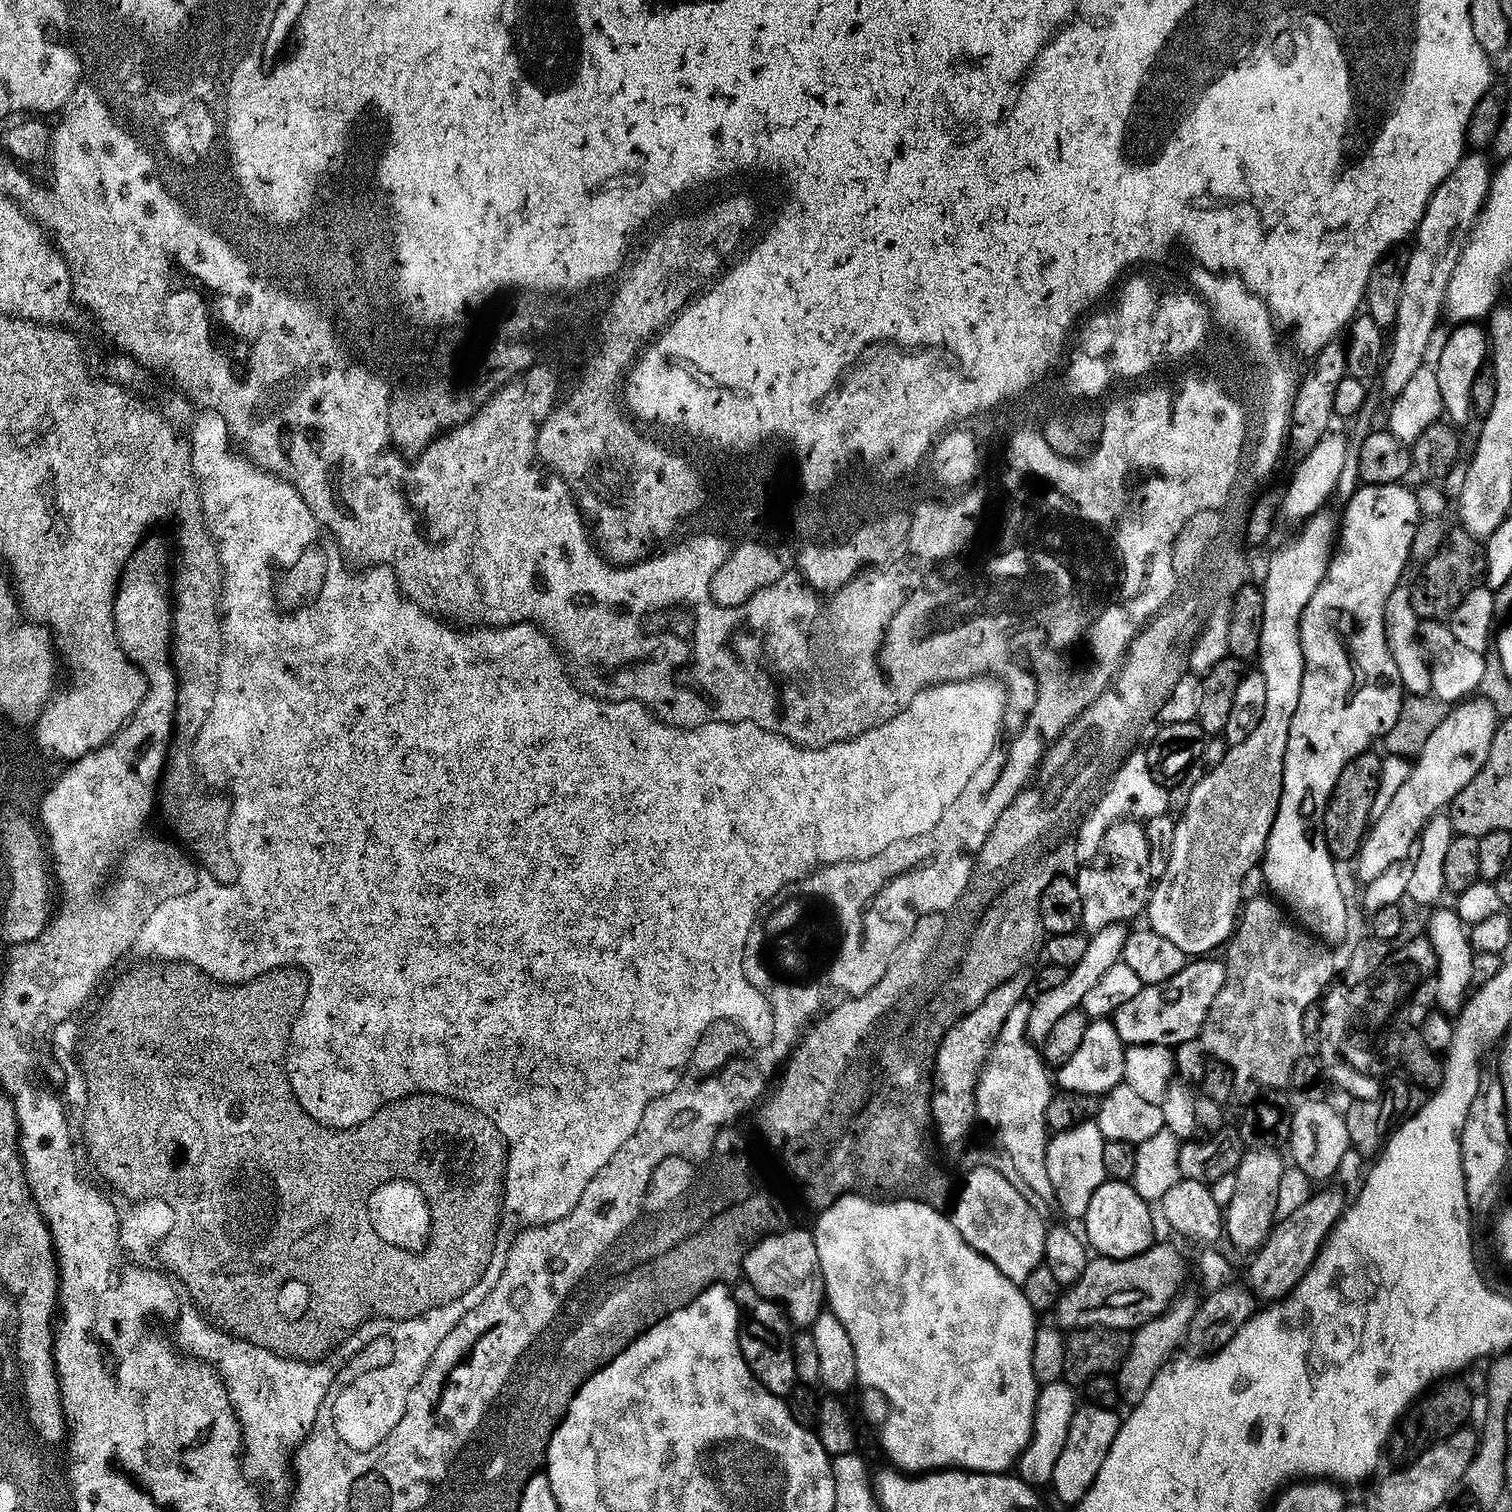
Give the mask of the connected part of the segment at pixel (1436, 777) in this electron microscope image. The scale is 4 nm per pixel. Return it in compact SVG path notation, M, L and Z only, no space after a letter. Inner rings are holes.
M1469 698L1459 701L1449 711L1442 726L1438 726L1438 730L1434 730L1434 734L1430 734L1430 738L1426 738L1426 746L1422 746L1418 759L1415 761L1417 764L1411 765L1406 782L1402 782L1402 790L1398 790L1394 802L1390 802L1386 814L1382 814L1382 818L1378 818L1371 825L1358 853L1361 881L1367 882L1378 878L1382 868L1405 859L1404 844L1402 841L1396 840L1396 832L1392 829L1393 818L1400 820L1403 816L1412 816L1416 812L1420 822L1427 821L1434 812L1434 808L1428 805L1428 800L1437 796L1438 799L1447 801L1450 793L1460 792L1462 786L1466 786L1466 782L1470 782L1470 778L1474 778L1474 774L1478 774L1482 762L1486 762L1486 754L1490 750L1490 742L1492 735L1496 733L1498 720L1488 700L1476 699Z

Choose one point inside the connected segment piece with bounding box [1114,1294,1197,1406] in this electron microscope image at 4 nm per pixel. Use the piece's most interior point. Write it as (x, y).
(1153, 1343)

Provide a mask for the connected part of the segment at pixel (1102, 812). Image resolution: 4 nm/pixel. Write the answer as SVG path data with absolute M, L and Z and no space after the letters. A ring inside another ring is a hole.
M1145 756L1145 758L1136 757L1128 757L1121 765L1101 799L1095 803L1091 811L1084 816L1084 820L1080 823L1075 842L1077 863L1091 863L1092 858L1096 856L1097 850L1100 848L1106 830L1117 821L1135 819L1140 822L1147 822L1154 817L1165 815L1169 811L1169 787L1154 780L1156 776L1160 776L1160 770L1154 770L1160 764L1156 763L1156 758L1151 756Z

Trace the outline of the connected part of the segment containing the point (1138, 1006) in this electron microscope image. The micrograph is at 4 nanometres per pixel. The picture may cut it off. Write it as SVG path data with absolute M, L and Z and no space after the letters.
M1196 958L1184 965L1184 968L1178 970L1173 977L1166 981L1160 981L1157 984L1145 984L1140 992L1126 1006L1122 1006L1114 1014L1114 1023L1120 1029L1124 1041L1127 1045L1134 1044L1167 1044L1175 1046L1195 1040L1201 1035L1204 1023L1208 1020L1208 1015L1213 1015L1217 1007L1220 991L1224 989L1224 966L1219 959L1208 960L1212 958Z

